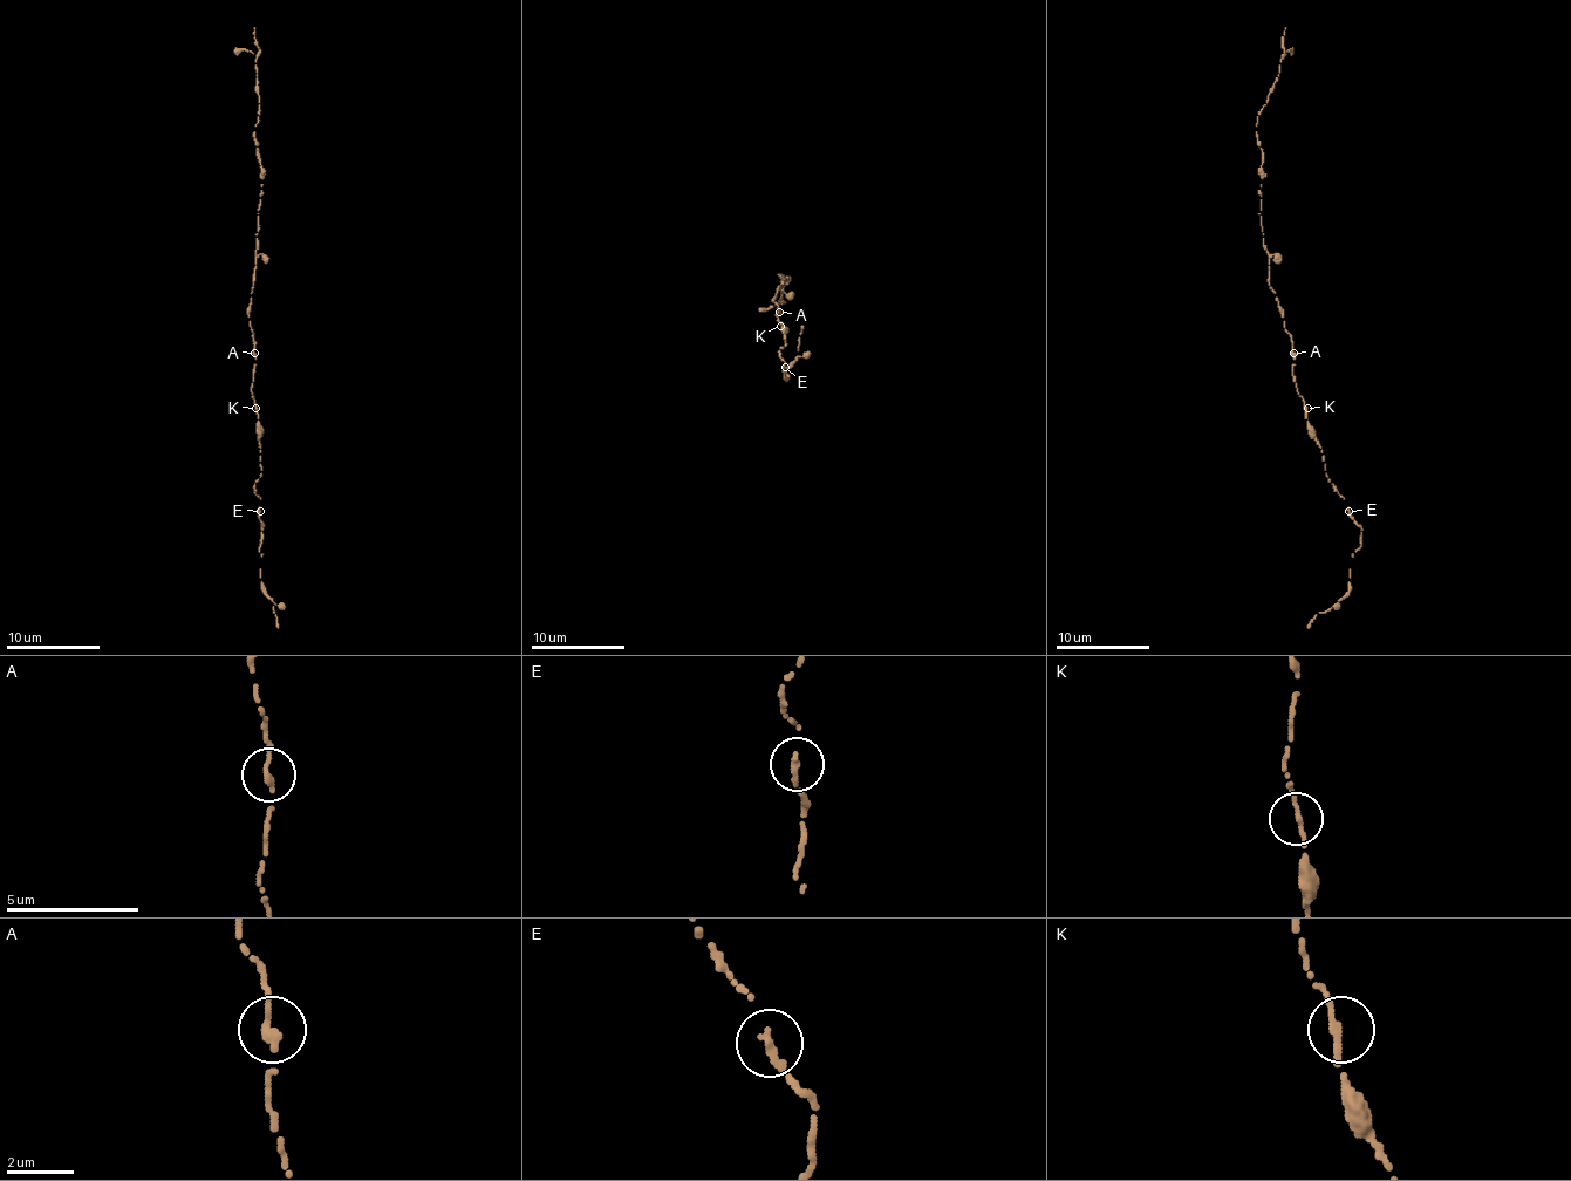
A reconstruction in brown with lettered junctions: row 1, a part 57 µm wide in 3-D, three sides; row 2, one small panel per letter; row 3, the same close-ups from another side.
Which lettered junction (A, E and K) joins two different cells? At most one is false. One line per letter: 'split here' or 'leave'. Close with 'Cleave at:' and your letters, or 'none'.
A: leave
E: leave
K: leave
Cleave at: none

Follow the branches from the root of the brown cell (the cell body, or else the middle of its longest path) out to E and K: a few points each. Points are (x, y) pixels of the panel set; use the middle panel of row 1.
E: (780, 312), (776, 316), (786, 343), (780, 350), (785, 367)
K: (780, 312), (776, 316), (780, 326)

